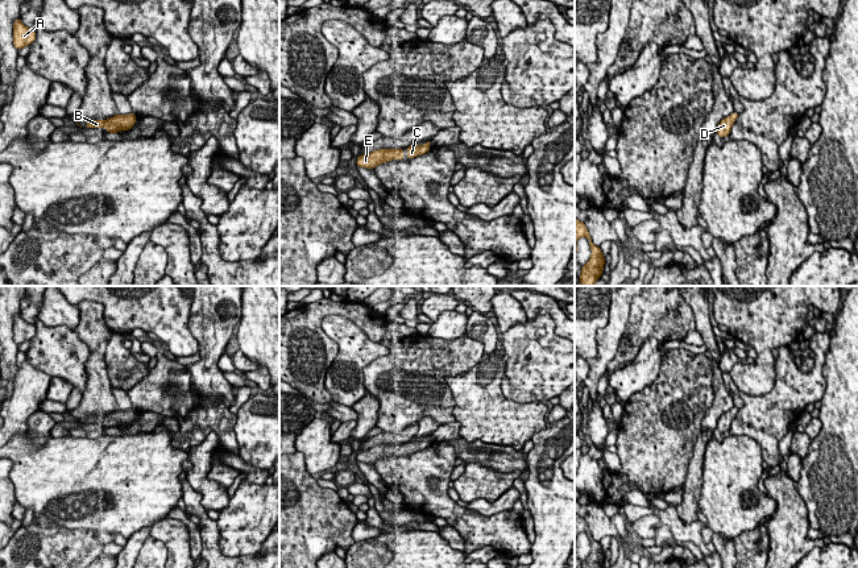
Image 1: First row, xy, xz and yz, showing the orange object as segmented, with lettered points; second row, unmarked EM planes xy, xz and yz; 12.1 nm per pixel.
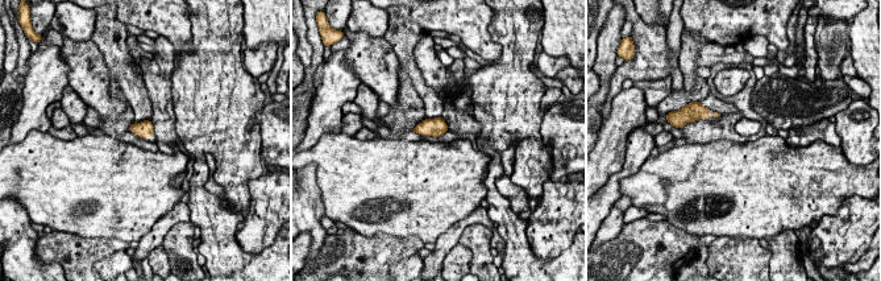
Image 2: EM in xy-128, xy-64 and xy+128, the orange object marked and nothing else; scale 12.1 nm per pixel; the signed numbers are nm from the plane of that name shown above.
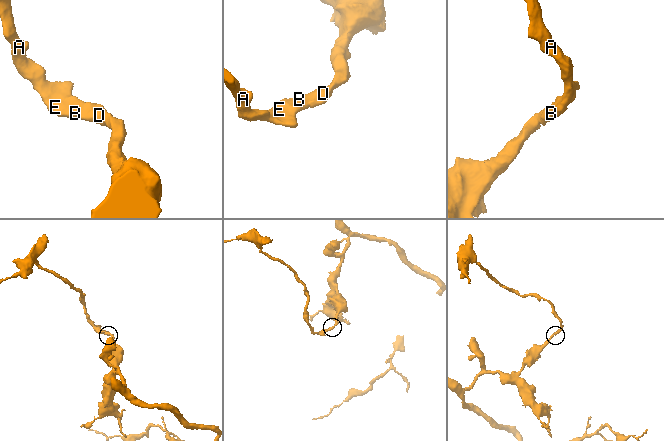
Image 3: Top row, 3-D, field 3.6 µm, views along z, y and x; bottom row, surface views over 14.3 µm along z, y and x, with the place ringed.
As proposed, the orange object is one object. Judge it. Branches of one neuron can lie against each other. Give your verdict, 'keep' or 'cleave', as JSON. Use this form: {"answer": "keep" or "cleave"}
{"answer": "keep"}

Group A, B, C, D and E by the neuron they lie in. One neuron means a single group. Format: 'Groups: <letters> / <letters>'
Groups: A B C D E

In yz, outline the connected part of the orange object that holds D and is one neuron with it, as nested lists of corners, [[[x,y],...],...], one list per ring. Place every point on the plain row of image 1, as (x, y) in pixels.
[[[733,407],[730,411],[721,415],[721,418],[717,420],[717,428],[721,434],[730,430],[731,422],[737,414],[738,409]]]

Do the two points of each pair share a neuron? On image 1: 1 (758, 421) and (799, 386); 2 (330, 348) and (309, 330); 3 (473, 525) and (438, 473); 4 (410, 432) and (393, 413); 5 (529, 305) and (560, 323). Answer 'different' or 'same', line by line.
1: same
2: same
3: same
4: different
5: same

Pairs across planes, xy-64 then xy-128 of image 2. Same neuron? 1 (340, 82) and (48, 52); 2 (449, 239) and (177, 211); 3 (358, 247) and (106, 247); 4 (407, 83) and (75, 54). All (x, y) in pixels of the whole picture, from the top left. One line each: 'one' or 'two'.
1: one
2: one
3: one
4: two

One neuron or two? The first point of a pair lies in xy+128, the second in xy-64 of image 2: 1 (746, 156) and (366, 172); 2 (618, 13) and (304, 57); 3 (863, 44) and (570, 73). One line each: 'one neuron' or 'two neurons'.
1: one neuron
2: two neurons
3: two neurons

